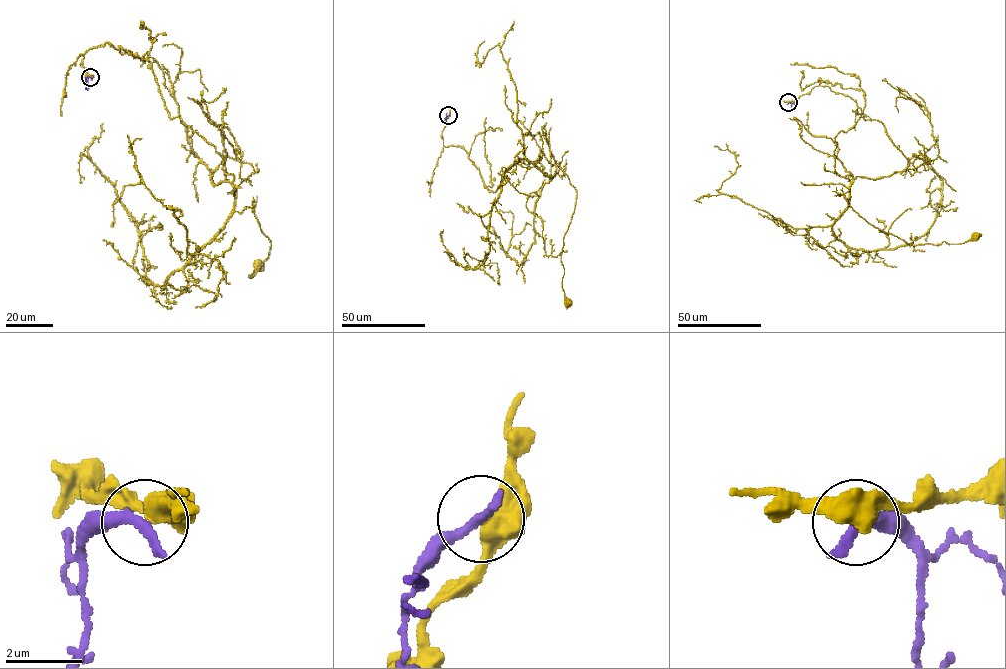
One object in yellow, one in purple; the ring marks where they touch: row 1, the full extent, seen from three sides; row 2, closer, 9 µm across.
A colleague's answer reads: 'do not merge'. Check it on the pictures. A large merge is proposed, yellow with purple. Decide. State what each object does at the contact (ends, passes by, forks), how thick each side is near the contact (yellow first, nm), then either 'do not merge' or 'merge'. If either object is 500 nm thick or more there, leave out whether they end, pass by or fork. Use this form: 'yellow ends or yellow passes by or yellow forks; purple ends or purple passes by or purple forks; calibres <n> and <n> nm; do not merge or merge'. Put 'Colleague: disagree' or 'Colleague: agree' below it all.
calibres 500 and 360 nm; do not merge
Colleague: agree

